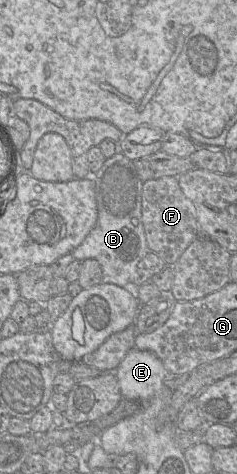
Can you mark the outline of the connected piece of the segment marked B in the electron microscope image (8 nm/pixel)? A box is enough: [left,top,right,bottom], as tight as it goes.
[73,153,148,287]

